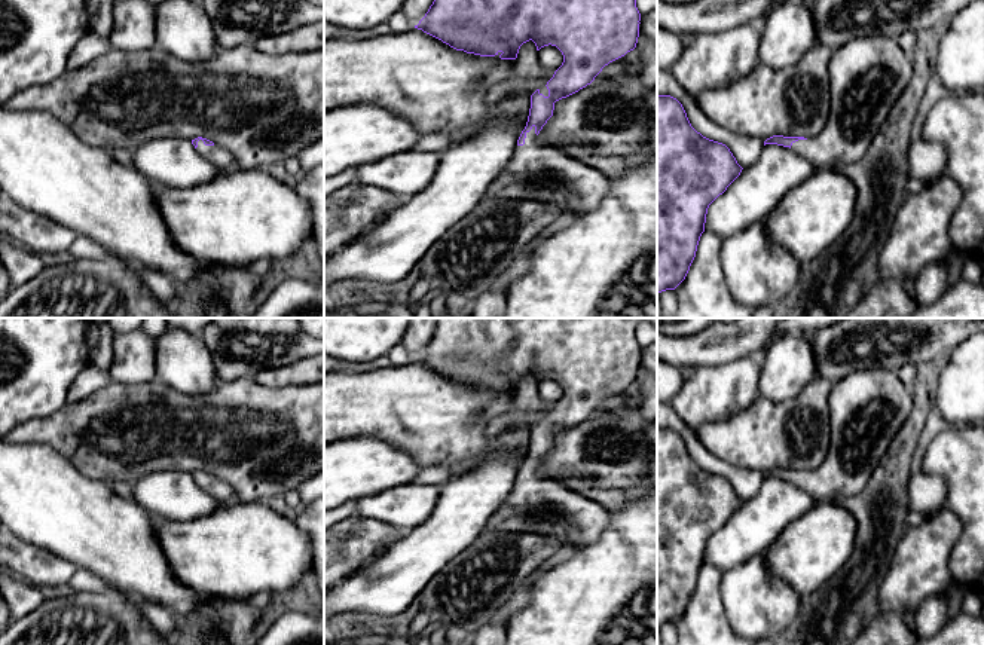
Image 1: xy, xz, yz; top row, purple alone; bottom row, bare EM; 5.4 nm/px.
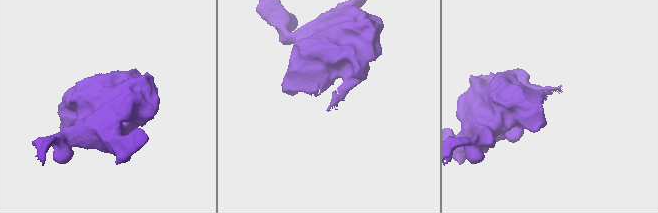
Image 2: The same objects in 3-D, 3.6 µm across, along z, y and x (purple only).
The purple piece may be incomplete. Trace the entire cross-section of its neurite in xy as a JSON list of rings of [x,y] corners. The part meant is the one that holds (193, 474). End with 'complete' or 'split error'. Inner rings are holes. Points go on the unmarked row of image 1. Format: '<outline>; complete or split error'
[[[198,470],[192,473],[192,477],[202,490],[205,490],[210,496],[216,498],[219,502],[227,502],[235,495],[230,484],[207,471]]]; split error

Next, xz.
[[[436,318],[434,334],[415,361],[456,383],[480,389],[498,388],[501,392],[516,392],[520,379],[529,373],[535,376],[537,383],[551,377],[563,388],[562,398],[547,418],[531,428],[526,459],[517,473],[508,498],[491,516],[486,529],[553,537],[562,547],[571,547],[575,551],[601,538],[611,522],[609,511],[581,493],[572,492],[562,483],[543,477],[538,473],[538,467],[553,449],[556,434],[586,421],[605,398],[636,380],[641,357],[636,328],[641,321],[650,321],[657,327],[657,318]]]; split error

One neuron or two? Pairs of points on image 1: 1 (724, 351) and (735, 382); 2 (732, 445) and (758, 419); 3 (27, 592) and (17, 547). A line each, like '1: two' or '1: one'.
1: two
2: one
3: two

